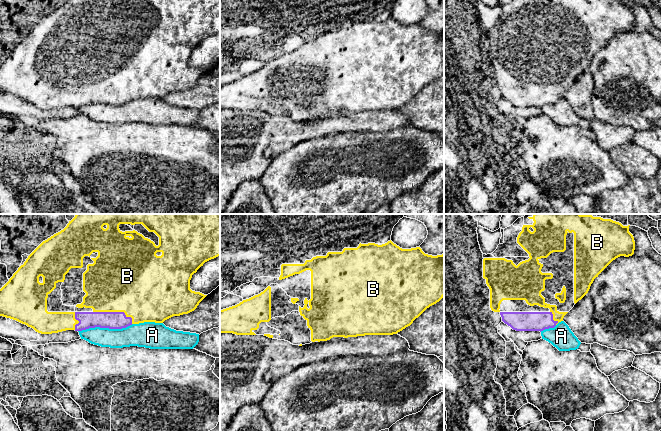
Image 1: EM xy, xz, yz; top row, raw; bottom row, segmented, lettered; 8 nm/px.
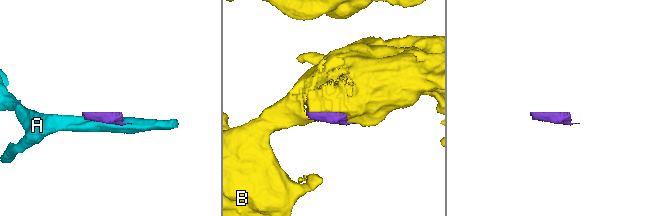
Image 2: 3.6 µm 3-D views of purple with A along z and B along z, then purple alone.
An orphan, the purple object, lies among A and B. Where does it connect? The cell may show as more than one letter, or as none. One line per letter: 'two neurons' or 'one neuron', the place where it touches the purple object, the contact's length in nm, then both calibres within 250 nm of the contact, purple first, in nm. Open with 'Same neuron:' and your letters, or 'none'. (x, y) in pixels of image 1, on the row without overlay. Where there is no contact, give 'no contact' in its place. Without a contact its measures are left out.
Same neuron: B
A: two neurons; meets purple in xy at (105, 103); contact 440 nm long; 140 nm thick on the purple side, 180 nm on the other
B: one neuron; meets purple in xy at (115, 88); contact 340 nm long; 140 nm thick on the purple side, 500 nm on the other

